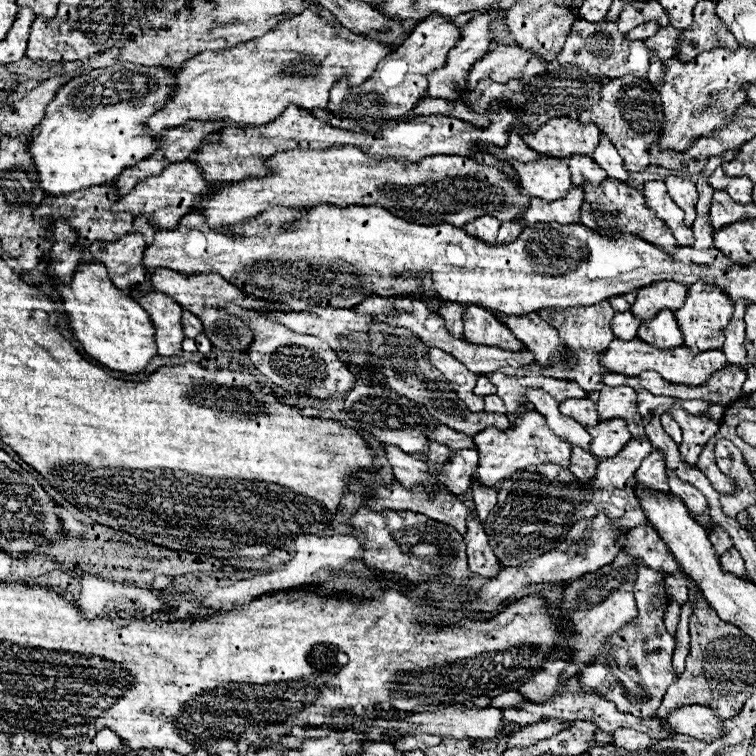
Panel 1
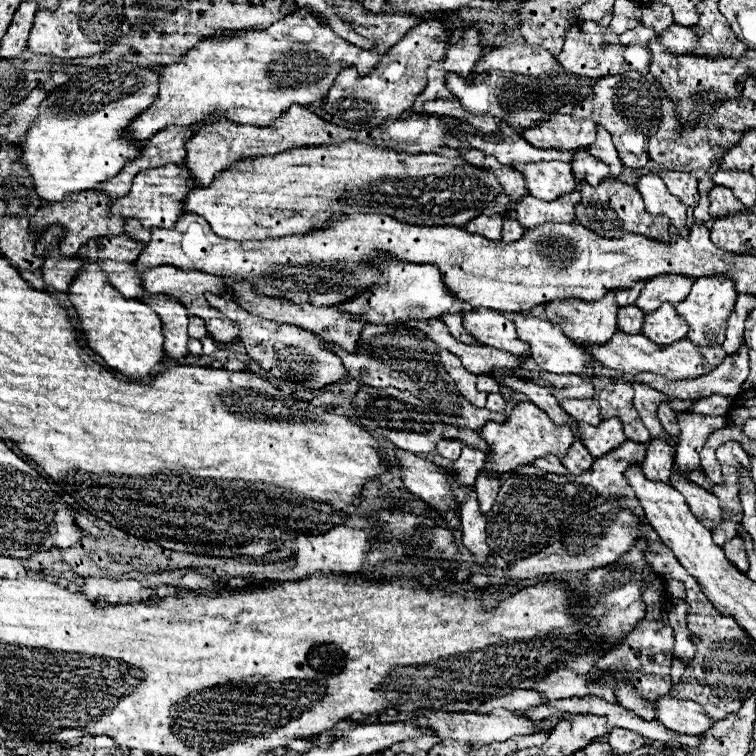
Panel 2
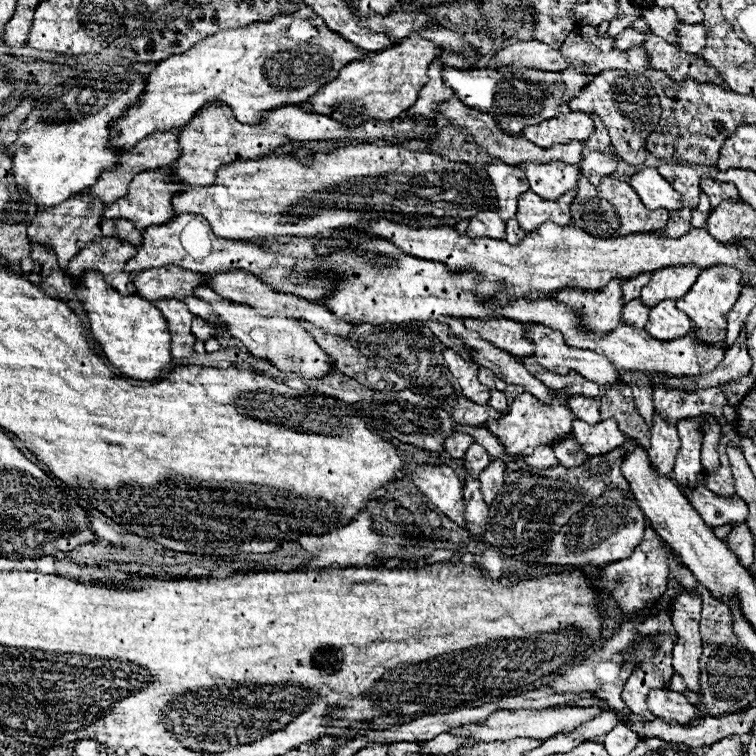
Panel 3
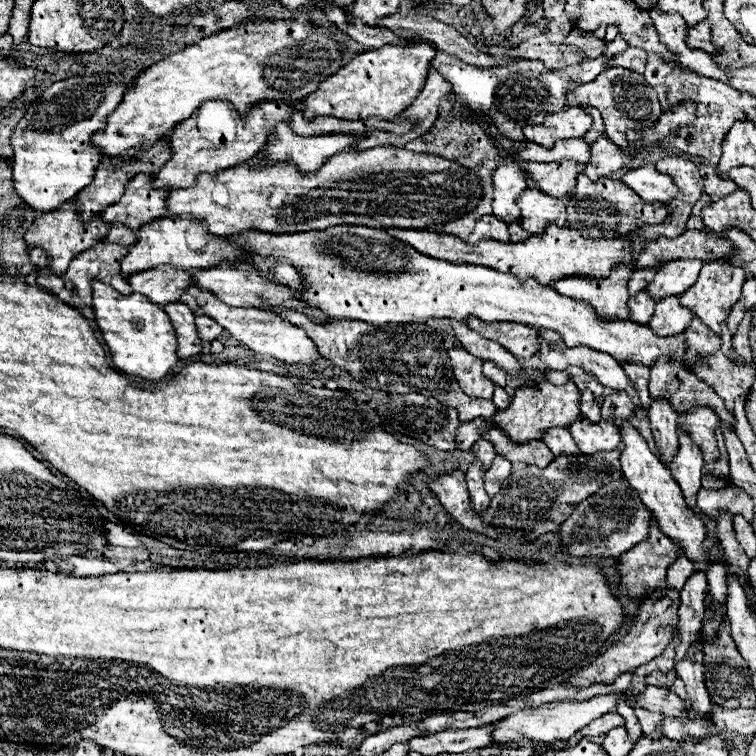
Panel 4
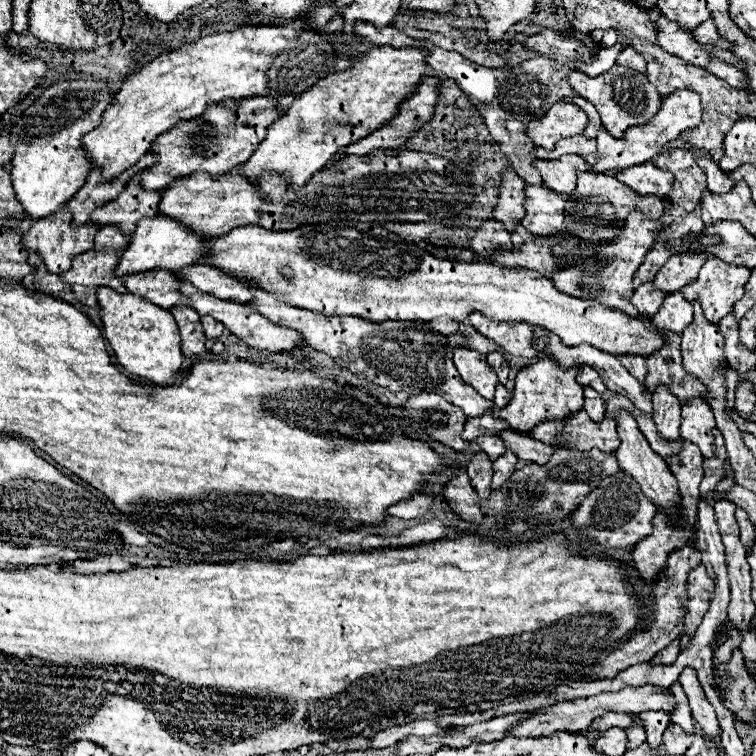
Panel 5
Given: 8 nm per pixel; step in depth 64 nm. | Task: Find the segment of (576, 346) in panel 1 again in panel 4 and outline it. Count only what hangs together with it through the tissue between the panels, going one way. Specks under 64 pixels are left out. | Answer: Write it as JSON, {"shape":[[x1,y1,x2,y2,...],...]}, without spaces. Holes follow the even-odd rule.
{"shape":[[616,264,606,278,566,276,552,282,552,288,574,300,588,300,600,316,628,318,628,280,634,268,630,264]]}

